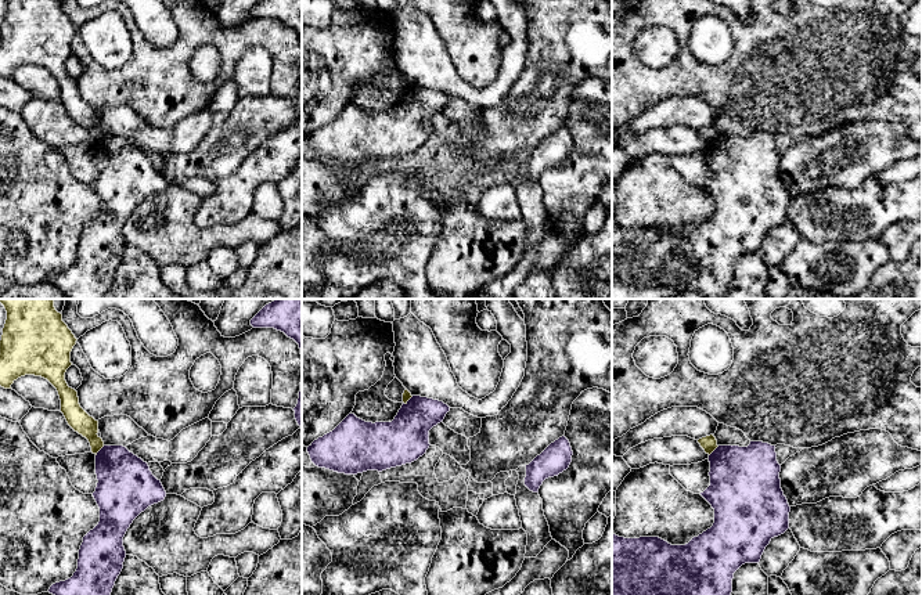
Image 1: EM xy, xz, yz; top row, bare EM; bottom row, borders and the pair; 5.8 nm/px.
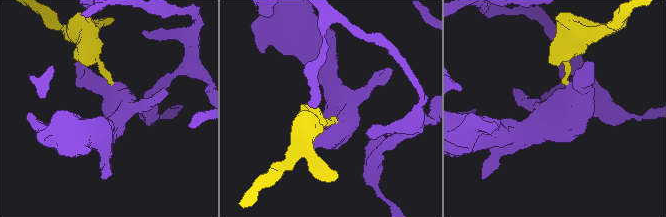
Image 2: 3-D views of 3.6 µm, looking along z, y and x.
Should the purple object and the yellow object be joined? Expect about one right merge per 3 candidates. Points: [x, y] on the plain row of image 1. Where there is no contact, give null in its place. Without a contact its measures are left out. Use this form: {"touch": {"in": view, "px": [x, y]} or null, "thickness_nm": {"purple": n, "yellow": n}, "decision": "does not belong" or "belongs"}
{"touch": {"in": "xy", "px": [98, 141]}, "thickness_nm": {"purple": 320, "yellow": 120}, "decision": "does not belong"}

